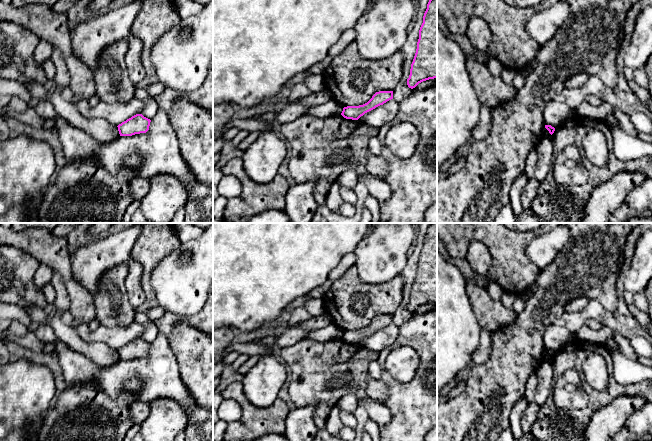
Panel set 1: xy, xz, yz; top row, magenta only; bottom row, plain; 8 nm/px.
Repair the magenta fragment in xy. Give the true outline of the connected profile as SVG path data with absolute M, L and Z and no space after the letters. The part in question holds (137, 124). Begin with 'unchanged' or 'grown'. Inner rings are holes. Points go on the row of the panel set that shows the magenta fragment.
unchanged | M136 114L119 124L117 127L120 136L132 136L146 133L149 130L150 122L151 120L144 117L142 114Z

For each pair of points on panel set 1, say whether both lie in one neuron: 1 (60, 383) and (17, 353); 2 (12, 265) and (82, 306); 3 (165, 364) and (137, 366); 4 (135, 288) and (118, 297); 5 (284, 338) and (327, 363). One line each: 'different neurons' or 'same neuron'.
1: same neuron
2: different neurons
3: same neuron
4: different neurons
5: different neurons

